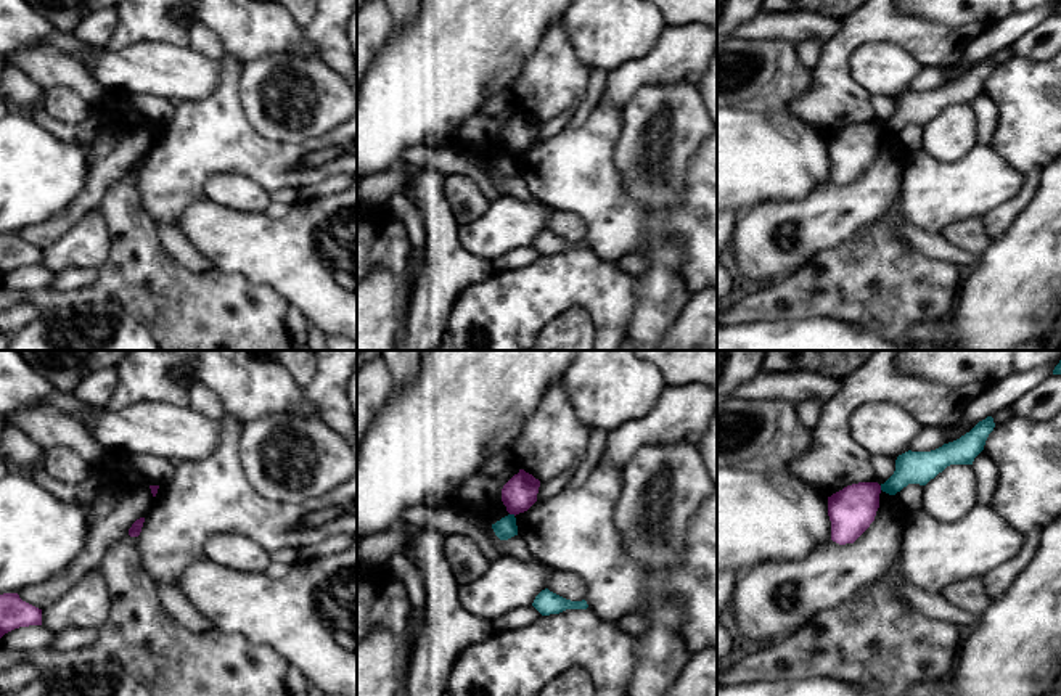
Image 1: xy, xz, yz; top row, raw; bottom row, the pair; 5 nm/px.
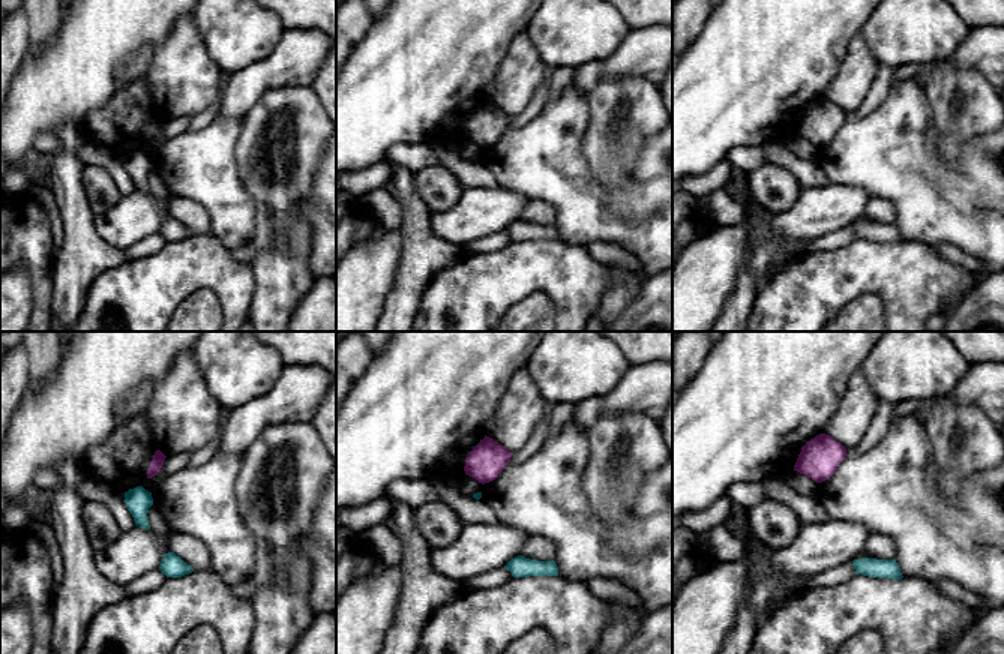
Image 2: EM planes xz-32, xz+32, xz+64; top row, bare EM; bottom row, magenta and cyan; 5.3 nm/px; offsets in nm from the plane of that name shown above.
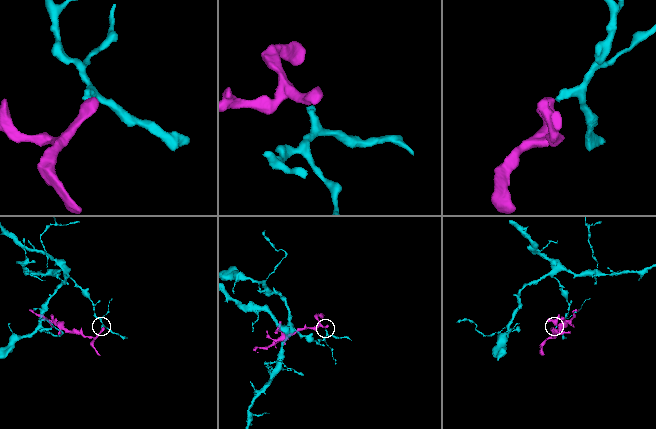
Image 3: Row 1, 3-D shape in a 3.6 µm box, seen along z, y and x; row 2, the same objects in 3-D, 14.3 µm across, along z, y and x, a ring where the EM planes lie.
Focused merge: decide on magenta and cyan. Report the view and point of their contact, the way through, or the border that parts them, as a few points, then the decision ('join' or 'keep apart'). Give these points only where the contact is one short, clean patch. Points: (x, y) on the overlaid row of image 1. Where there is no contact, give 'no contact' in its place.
contact xz (513, 513); border xz (510, 513), (515, 515); keep apart

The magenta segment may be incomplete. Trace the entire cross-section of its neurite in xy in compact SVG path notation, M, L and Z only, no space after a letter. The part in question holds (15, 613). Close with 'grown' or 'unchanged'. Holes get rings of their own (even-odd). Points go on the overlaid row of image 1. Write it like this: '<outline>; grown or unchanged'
M18 593L0 595L0 638L29 625L42 625L42 609L23 601Z; unchanged

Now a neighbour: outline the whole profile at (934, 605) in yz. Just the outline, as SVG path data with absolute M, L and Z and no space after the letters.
M905 585L900 588L900 600L908 608L924 616L937 620L947 620L958 627L974 630L982 620L982 614L971 612L952 604L942 593L924 592L913 585Z

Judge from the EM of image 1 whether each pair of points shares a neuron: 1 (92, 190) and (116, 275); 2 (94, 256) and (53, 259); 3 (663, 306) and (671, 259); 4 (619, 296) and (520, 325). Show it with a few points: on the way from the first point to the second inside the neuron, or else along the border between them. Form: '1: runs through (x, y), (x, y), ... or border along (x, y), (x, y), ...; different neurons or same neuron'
1: border along (121, 177), (110, 185), (98, 209); different neurons
2: runs through (84, 256), (63, 256); same neuron
3: runs through (663, 294), (667, 270); same neuron
4: runs through (595, 294), (550, 294), (544, 301); same neuron

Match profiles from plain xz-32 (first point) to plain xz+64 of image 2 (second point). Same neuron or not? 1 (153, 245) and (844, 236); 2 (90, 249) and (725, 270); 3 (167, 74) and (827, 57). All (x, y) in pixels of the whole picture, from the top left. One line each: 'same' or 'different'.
1: same
2: different
3: different

